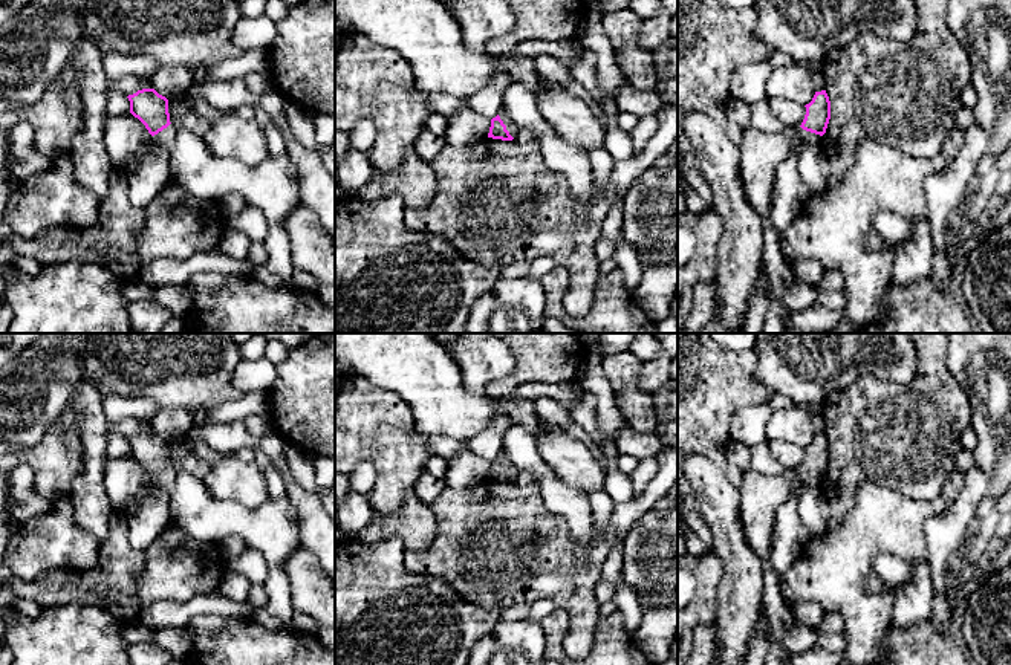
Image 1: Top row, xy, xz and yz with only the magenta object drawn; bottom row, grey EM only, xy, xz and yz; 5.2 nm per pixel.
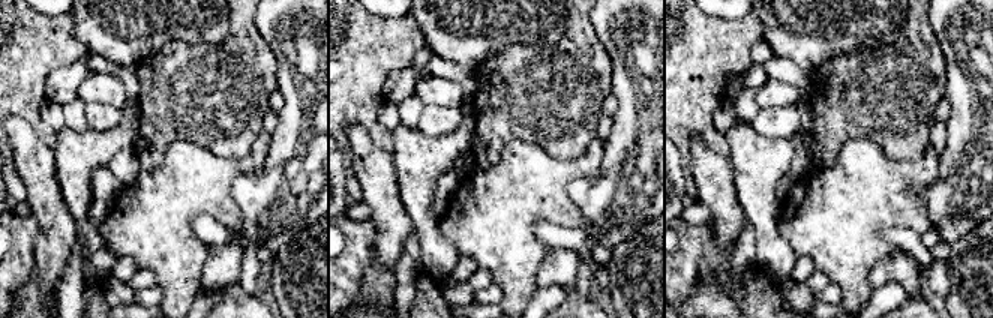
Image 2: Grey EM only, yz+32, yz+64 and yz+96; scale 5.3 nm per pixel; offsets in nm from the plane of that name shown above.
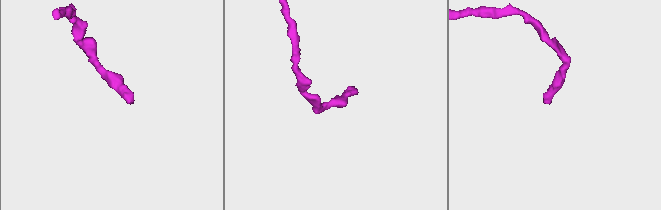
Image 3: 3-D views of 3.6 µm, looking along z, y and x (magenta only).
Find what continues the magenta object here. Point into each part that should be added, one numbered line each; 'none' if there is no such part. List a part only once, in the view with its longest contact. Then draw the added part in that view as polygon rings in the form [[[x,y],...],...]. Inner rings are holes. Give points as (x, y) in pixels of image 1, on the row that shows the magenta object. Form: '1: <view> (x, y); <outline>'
1: xz (511, 127); [[[505,109],[500,110],[499,116],[506,125],[506,130],[509,131],[509,135],[514,138],[519,131],[519,127],[508,118]]]

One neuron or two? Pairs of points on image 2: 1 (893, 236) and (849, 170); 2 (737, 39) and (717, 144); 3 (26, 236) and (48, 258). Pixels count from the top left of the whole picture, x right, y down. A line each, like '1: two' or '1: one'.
1: two
2: one
3: two

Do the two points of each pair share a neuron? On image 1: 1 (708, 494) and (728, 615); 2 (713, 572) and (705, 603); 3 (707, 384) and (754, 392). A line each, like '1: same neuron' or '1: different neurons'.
1: same neuron
2: same neuron
3: same neuron

